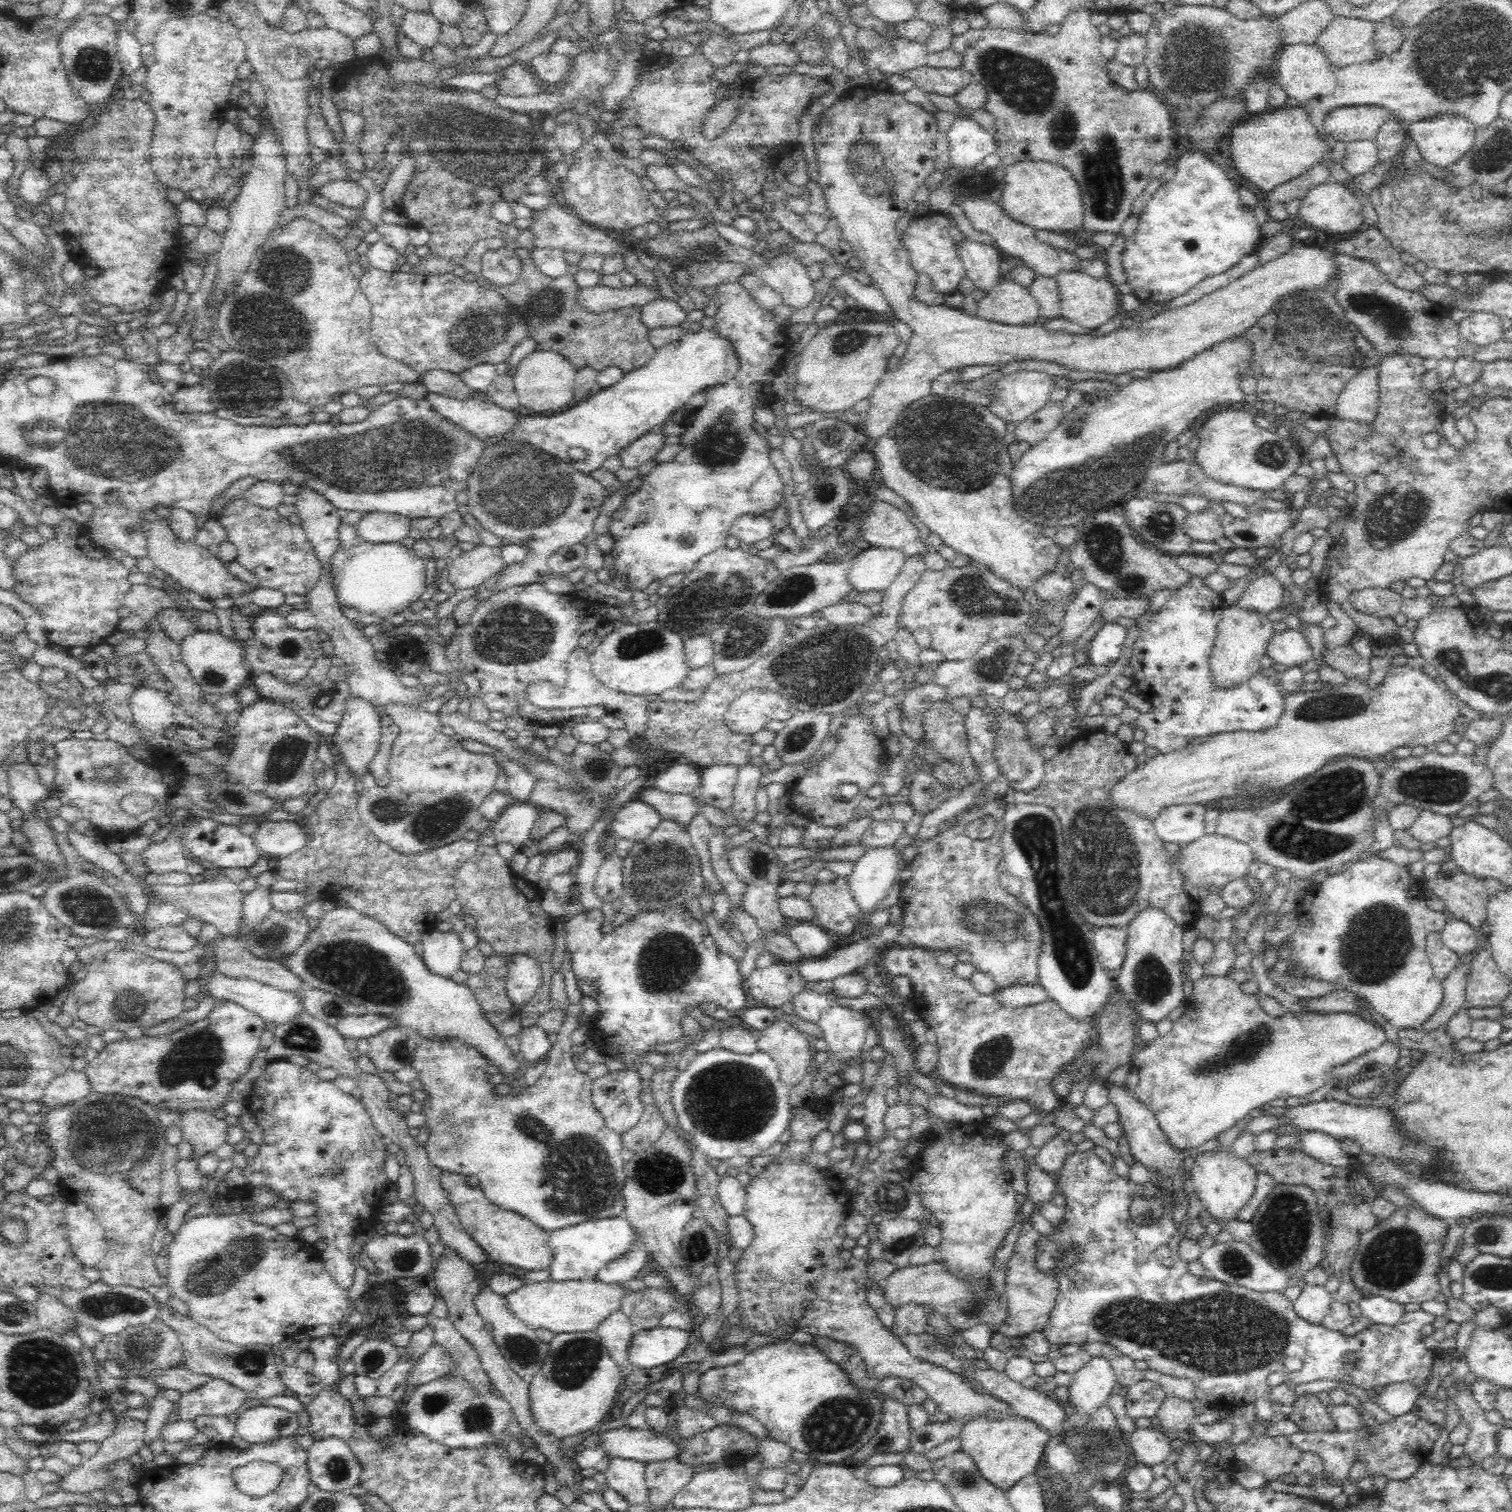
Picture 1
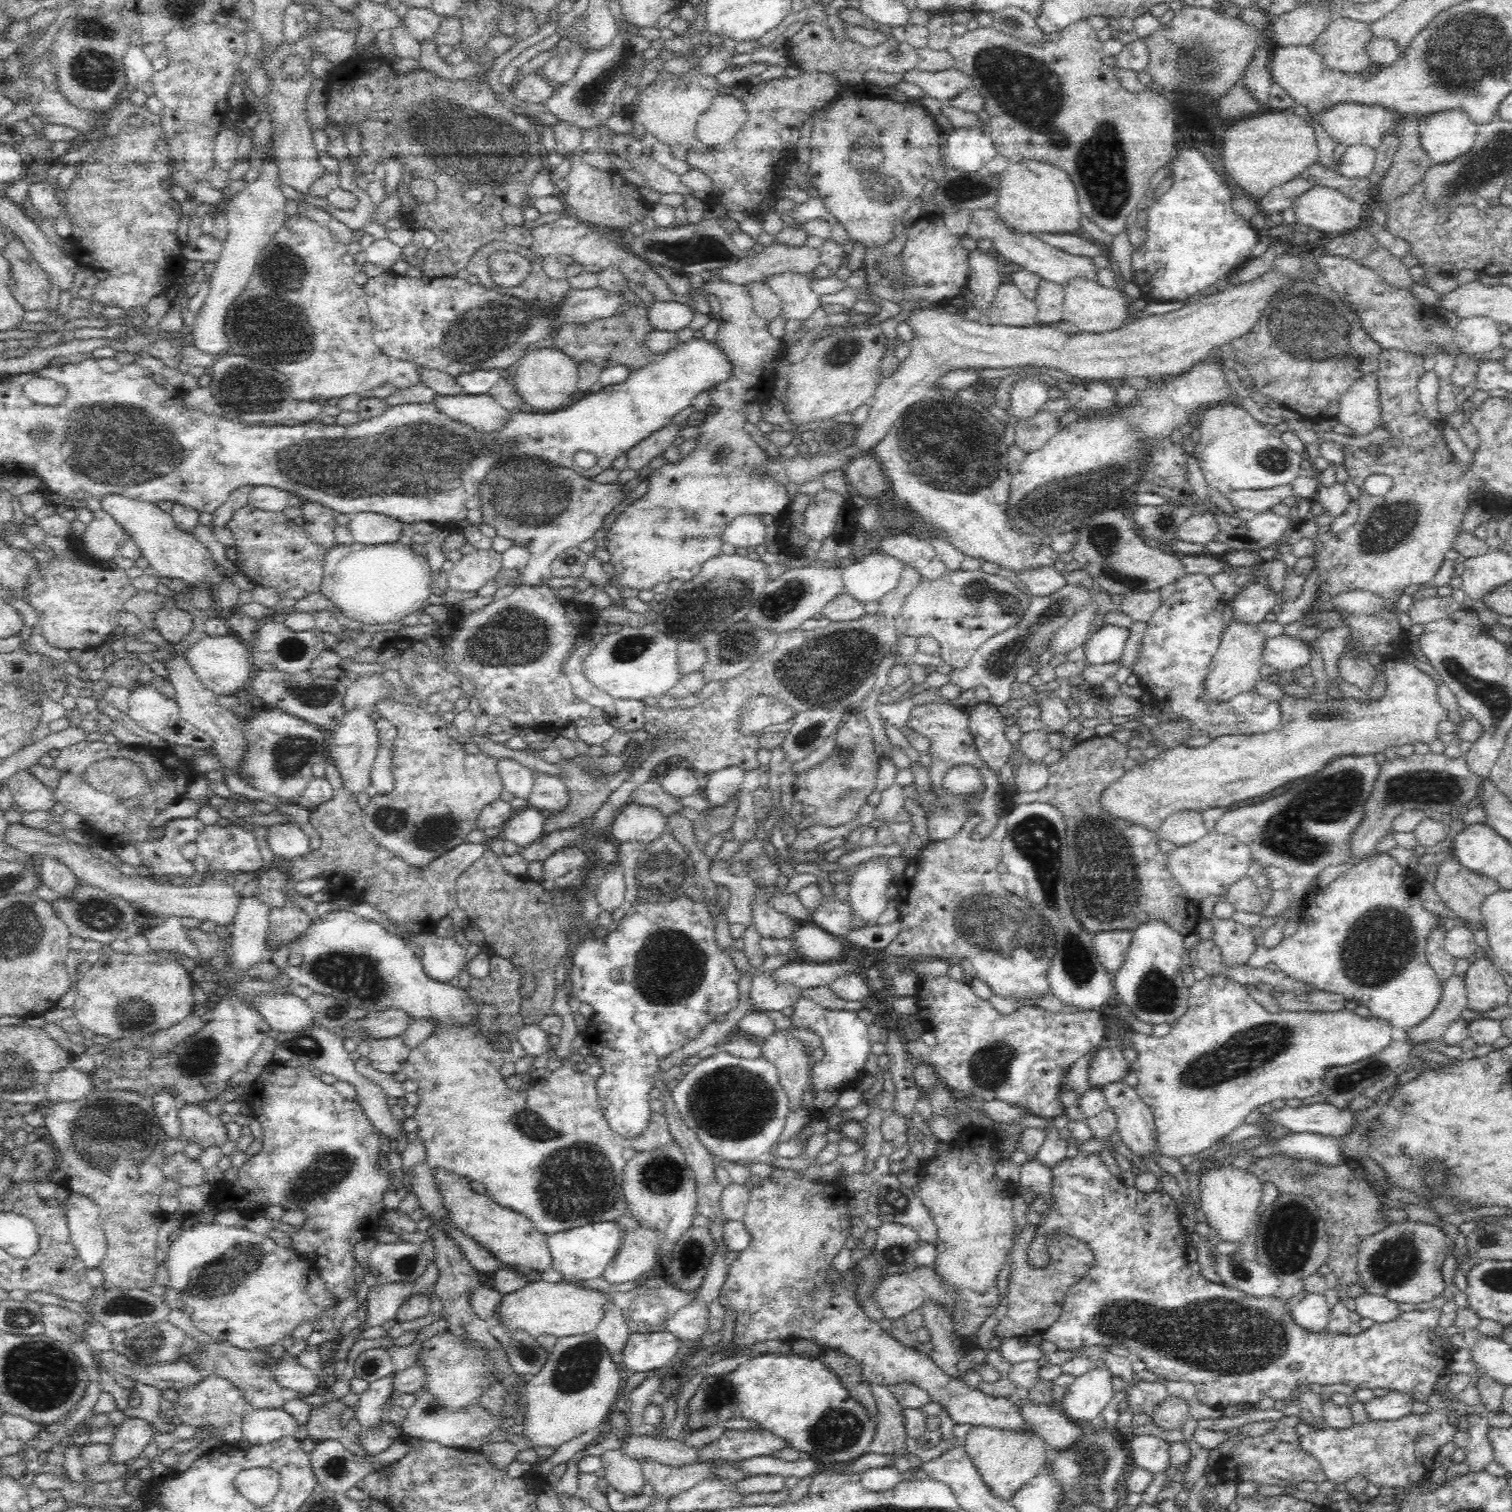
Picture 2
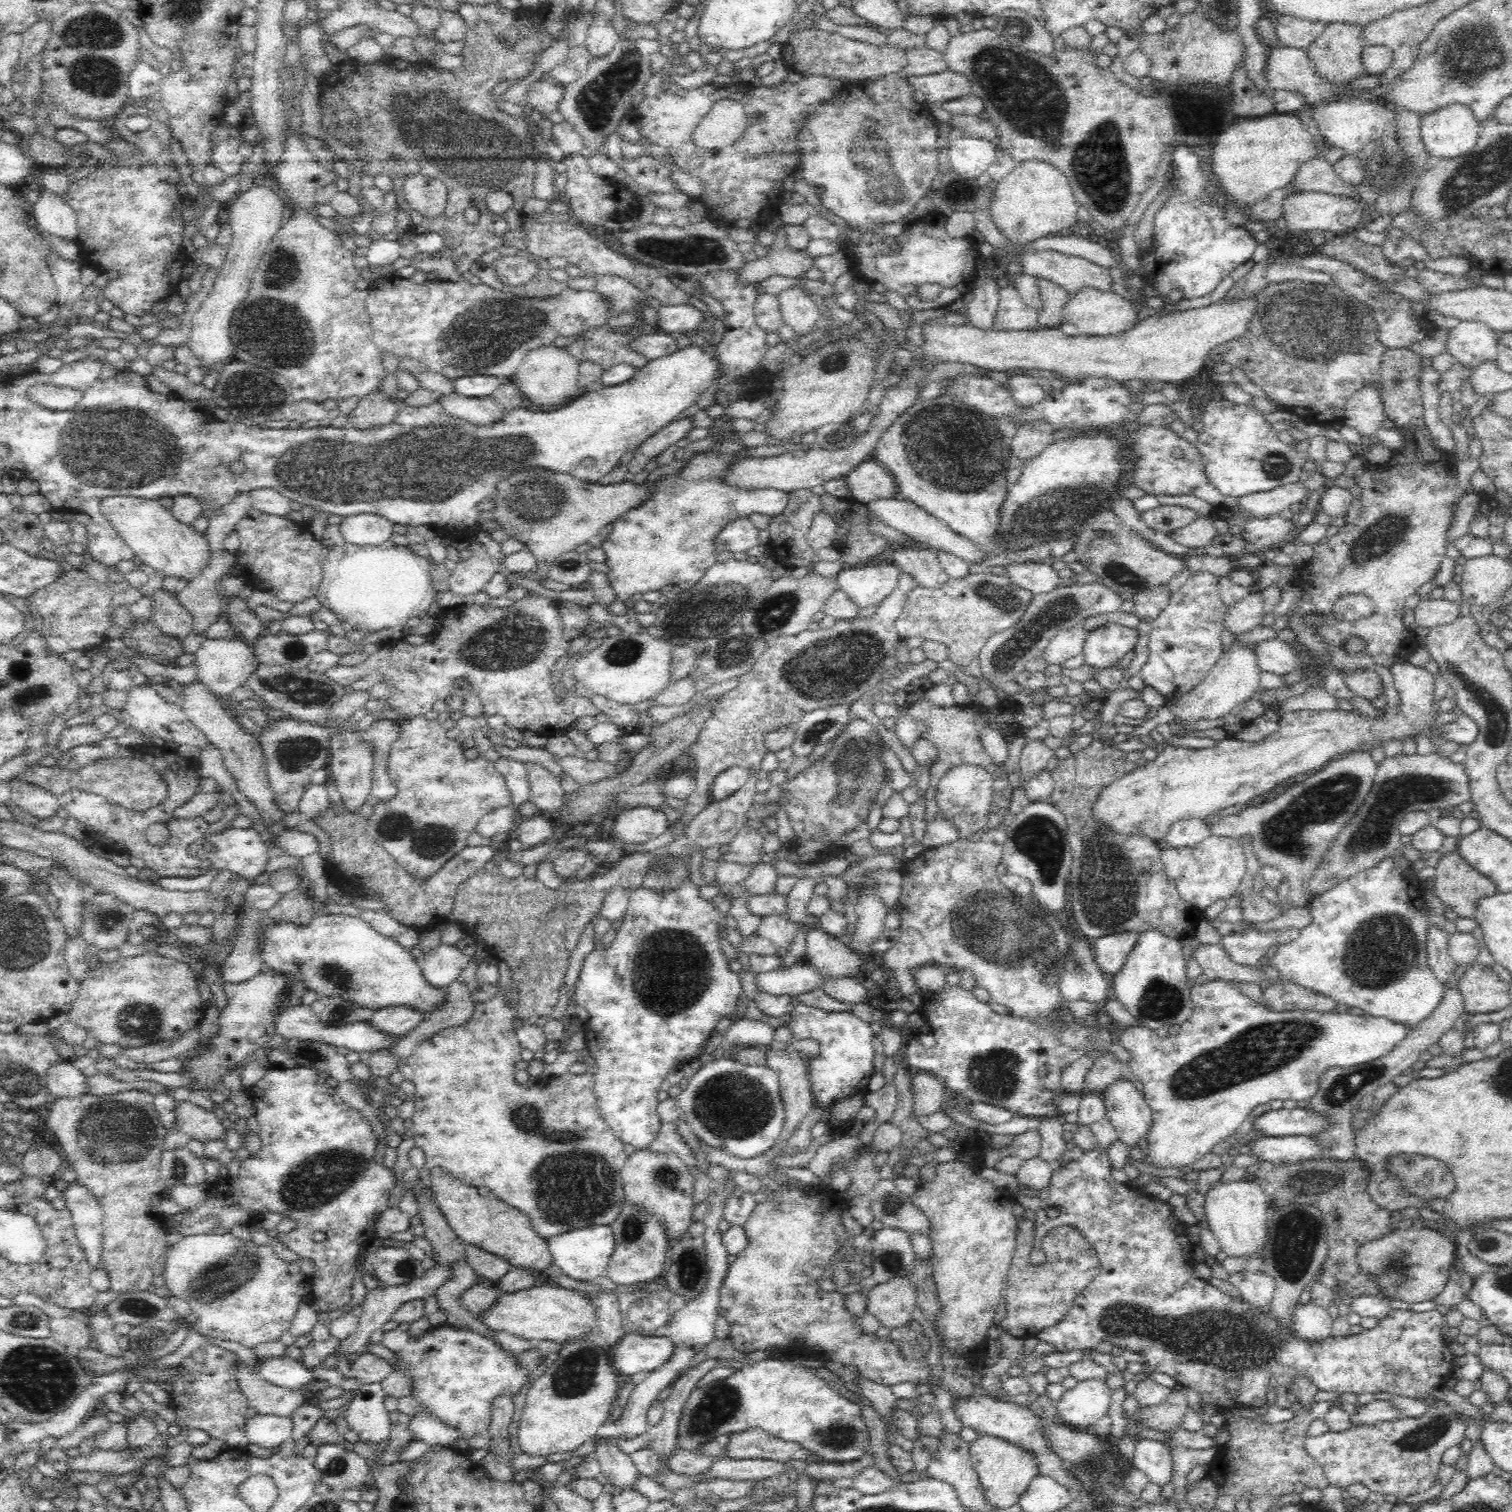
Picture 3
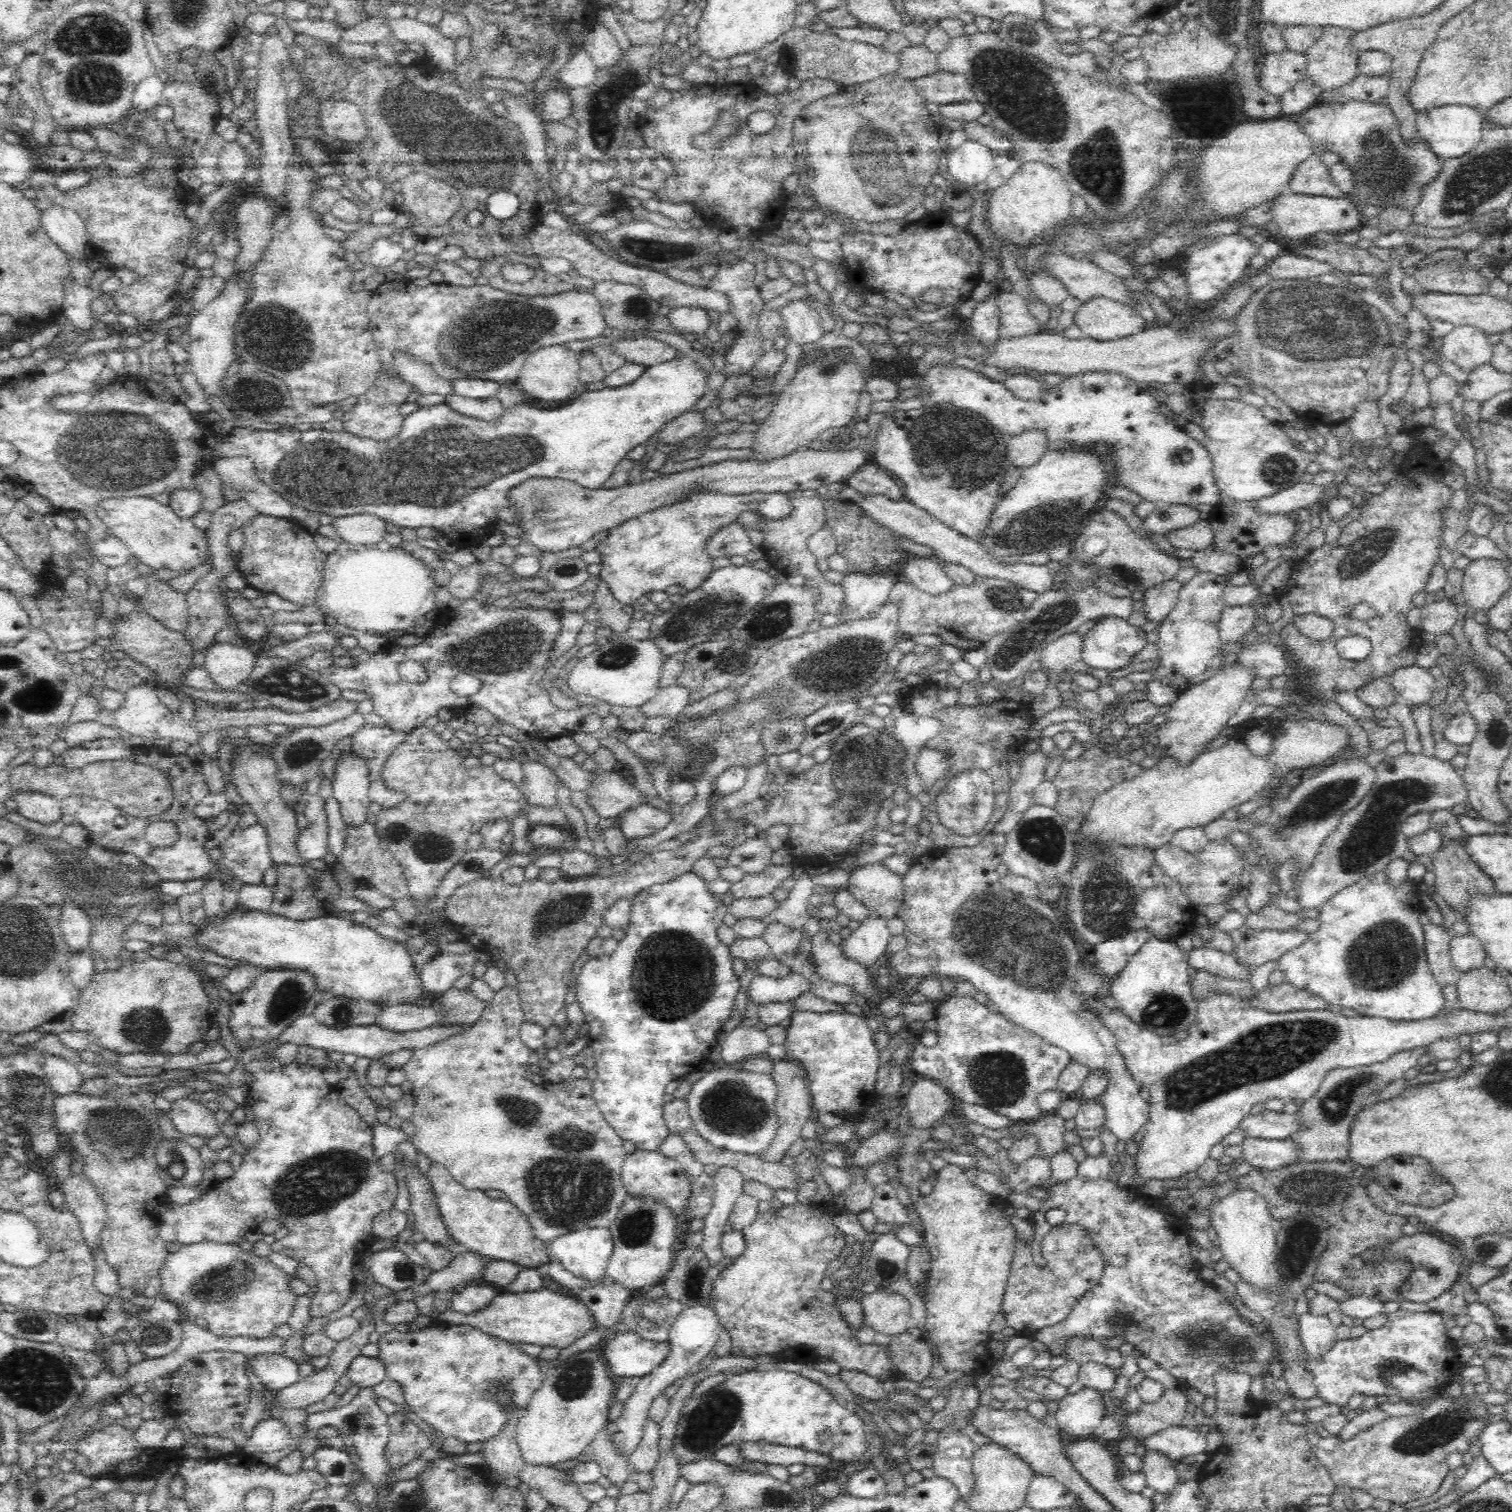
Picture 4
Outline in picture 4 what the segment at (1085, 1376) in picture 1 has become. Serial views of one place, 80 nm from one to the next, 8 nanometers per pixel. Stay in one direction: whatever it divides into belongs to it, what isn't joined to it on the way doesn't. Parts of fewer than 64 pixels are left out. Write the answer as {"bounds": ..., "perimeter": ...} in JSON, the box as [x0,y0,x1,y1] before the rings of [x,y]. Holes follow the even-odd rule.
{"bounds":[1053,1386,1108,1437],"perimeter":[[[1084,1386],[1074,1394],[1066,1393],[1060,1403],[1053,1409],[1061,1437],[1094,1437],[1094,1430],[1106,1415],[1106,1397],[1108,1392],[1098,1387]]]}

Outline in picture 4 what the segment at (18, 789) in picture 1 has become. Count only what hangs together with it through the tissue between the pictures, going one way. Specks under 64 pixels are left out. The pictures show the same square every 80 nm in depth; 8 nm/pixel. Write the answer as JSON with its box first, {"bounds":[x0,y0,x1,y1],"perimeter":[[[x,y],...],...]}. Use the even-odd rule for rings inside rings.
{"bounds":[11,791,62,825],"perimeter":[[[14,791],[11,798],[17,802],[17,812],[28,820],[52,825],[62,816],[60,801],[42,791]]]}

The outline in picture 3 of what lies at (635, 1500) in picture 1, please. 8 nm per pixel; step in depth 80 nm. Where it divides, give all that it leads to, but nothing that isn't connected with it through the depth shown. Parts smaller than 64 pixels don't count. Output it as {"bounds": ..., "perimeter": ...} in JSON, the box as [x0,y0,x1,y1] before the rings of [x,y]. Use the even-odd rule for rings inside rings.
{"bounds":[593,1438,641,1490],"perimeter":[[[604,1438],[594,1440],[596,1448],[593,1457],[600,1463],[601,1472],[606,1476],[607,1482],[615,1489],[635,1490],[634,1486],[641,1474],[634,1465],[633,1458],[618,1450],[612,1441],[608,1442]]]}

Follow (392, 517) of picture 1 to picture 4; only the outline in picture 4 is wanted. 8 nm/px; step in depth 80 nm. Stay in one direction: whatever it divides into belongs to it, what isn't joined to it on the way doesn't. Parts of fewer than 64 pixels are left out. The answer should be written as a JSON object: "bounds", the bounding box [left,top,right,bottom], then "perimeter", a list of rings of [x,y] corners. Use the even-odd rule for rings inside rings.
{"bounds":[335,514,388,544],"perimeter":[[[352,514],[348,517],[335,518],[336,527],[343,541],[350,544],[378,544],[388,534],[386,521],[373,514]]]}

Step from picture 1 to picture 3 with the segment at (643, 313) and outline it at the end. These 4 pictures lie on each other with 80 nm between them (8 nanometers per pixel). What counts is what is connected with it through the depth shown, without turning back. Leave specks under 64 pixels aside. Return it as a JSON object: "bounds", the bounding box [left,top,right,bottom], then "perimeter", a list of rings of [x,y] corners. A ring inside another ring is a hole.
{"bounds":[657,304,704,334],"perimeter":[[[690,304],[662,305],[658,308],[657,329],[664,330],[668,334],[672,332],[684,333],[697,329],[704,320],[703,313]]]}

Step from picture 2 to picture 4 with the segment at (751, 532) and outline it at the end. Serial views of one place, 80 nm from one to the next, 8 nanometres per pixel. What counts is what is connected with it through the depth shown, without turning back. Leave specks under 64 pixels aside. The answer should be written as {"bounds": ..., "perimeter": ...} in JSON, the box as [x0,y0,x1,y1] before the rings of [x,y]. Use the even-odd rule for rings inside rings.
{"bounds":[708,521,754,560],"perimeter":[[[732,521],[730,524],[718,529],[714,536],[710,537],[708,544],[708,553],[712,560],[721,556],[746,556],[754,544],[750,538],[748,528],[742,522]]]}

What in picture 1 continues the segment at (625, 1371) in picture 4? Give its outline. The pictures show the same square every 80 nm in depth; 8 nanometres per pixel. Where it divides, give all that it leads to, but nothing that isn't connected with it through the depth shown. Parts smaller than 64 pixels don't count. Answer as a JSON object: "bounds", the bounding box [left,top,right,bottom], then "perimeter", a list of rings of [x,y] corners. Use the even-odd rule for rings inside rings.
{"bounds":[630,1327,692,1369],"perimeter":[[[678,1327],[636,1330],[630,1344],[630,1361],[639,1369],[667,1365],[687,1350],[692,1337],[690,1331]]]}

